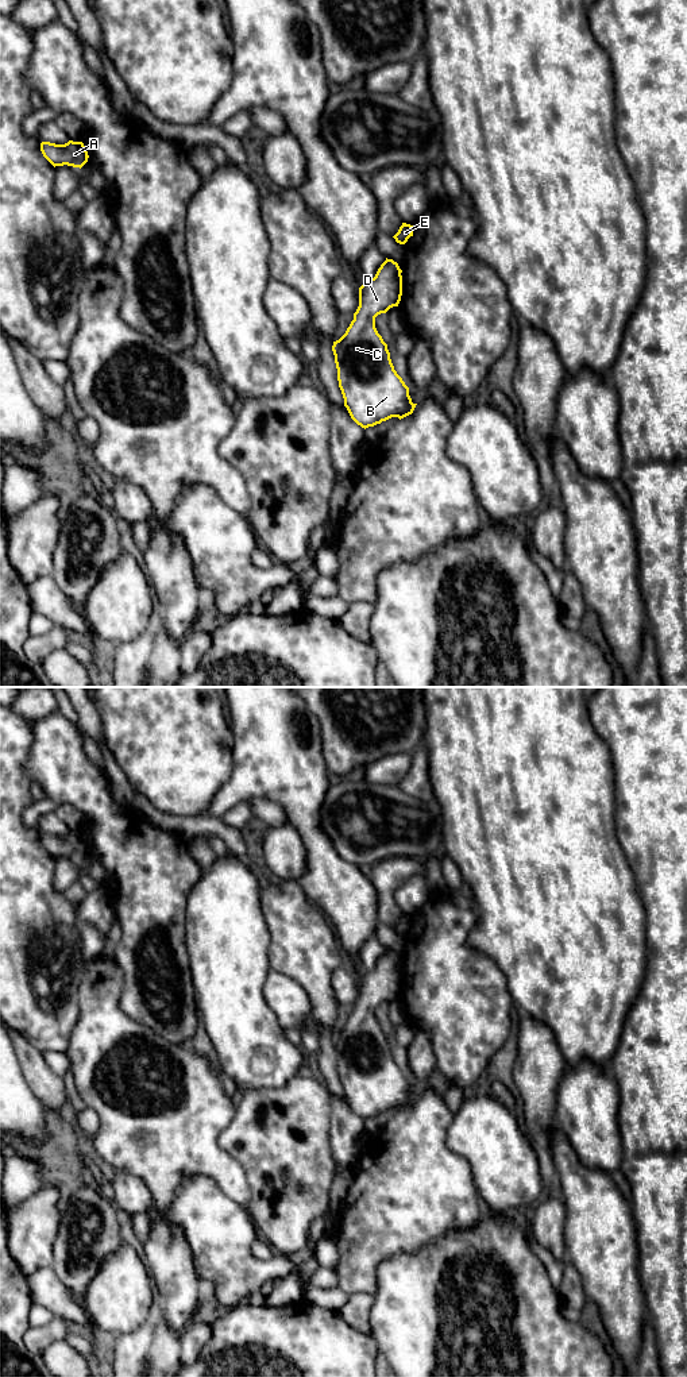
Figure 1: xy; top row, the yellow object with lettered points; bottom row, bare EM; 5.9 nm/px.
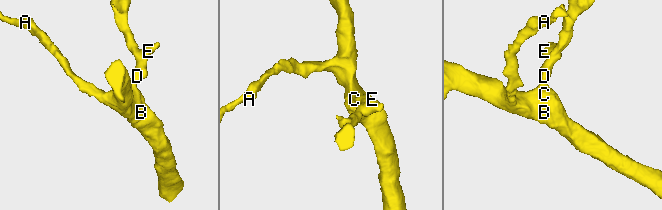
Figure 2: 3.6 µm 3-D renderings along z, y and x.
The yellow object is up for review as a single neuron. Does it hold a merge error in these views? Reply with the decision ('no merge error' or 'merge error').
no merge error

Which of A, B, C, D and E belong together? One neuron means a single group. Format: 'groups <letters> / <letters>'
groups A B C D E

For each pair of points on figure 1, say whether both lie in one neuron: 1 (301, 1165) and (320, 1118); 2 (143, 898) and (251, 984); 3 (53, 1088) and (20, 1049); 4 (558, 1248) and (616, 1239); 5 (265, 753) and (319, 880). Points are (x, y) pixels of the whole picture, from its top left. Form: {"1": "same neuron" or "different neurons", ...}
{"1": "same neuron", "2": "different neurons", "3": "same neuron", "4": "different neurons", "5": "same neuron"}

